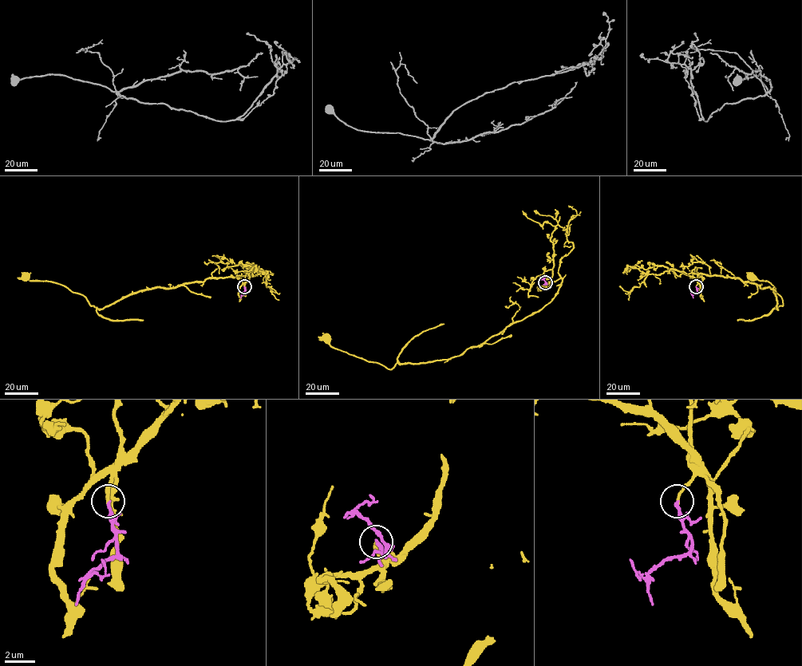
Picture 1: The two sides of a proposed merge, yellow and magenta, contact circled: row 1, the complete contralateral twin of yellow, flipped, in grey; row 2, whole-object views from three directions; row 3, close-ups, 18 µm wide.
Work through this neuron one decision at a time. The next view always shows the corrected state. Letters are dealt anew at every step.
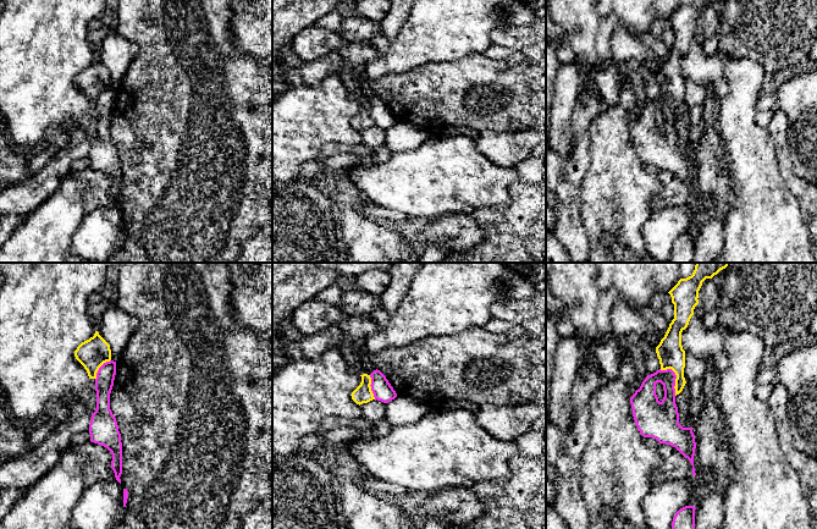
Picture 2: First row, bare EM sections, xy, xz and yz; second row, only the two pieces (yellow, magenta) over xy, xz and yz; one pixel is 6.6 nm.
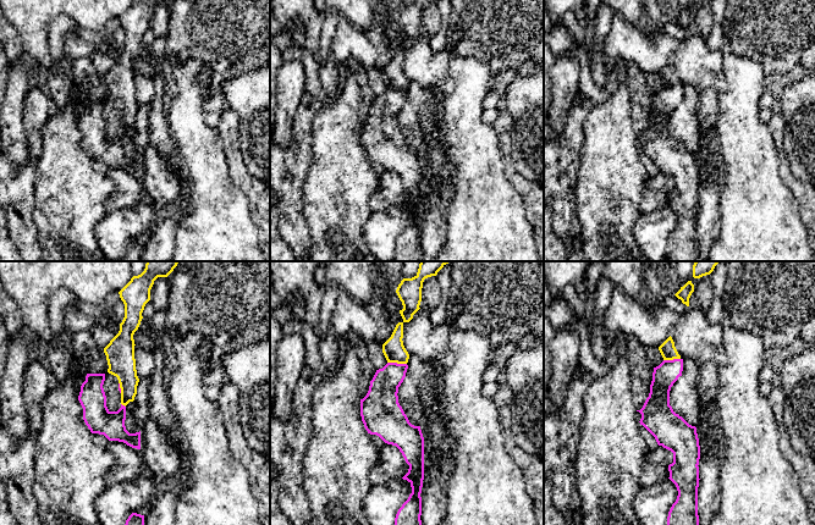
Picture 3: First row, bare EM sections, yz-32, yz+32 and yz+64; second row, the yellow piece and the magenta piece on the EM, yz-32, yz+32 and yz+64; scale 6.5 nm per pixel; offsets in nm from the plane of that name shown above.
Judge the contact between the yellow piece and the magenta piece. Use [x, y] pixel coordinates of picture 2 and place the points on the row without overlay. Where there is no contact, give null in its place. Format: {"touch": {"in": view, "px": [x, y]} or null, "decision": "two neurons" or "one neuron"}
{"touch": {"in": "yz", "px": [677, 103]}, "decision": "two neurons"}

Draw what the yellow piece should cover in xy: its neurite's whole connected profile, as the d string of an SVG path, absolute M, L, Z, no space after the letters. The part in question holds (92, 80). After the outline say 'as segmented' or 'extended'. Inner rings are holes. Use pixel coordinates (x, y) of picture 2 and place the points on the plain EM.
M95 57L93 64L77 73L74 83L87 97L89 105L96 105L99 94L111 87L110 71Z; as segmented

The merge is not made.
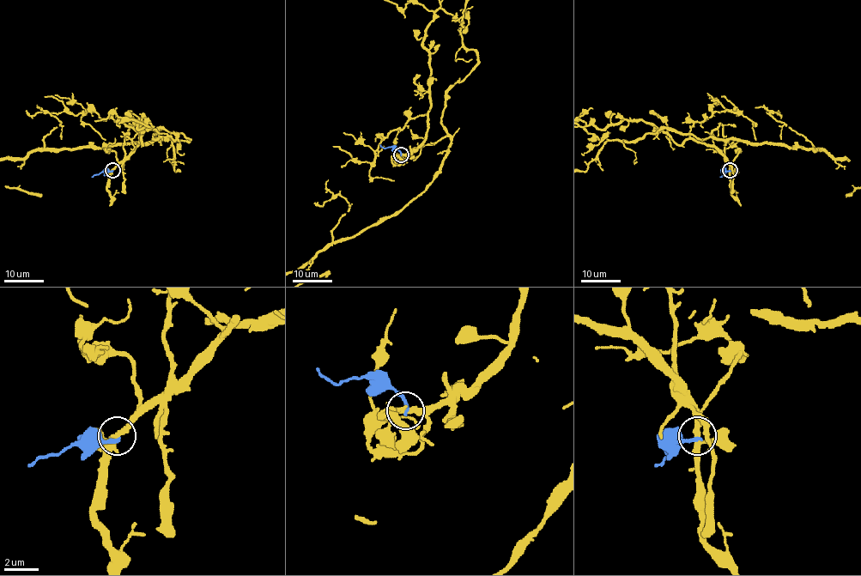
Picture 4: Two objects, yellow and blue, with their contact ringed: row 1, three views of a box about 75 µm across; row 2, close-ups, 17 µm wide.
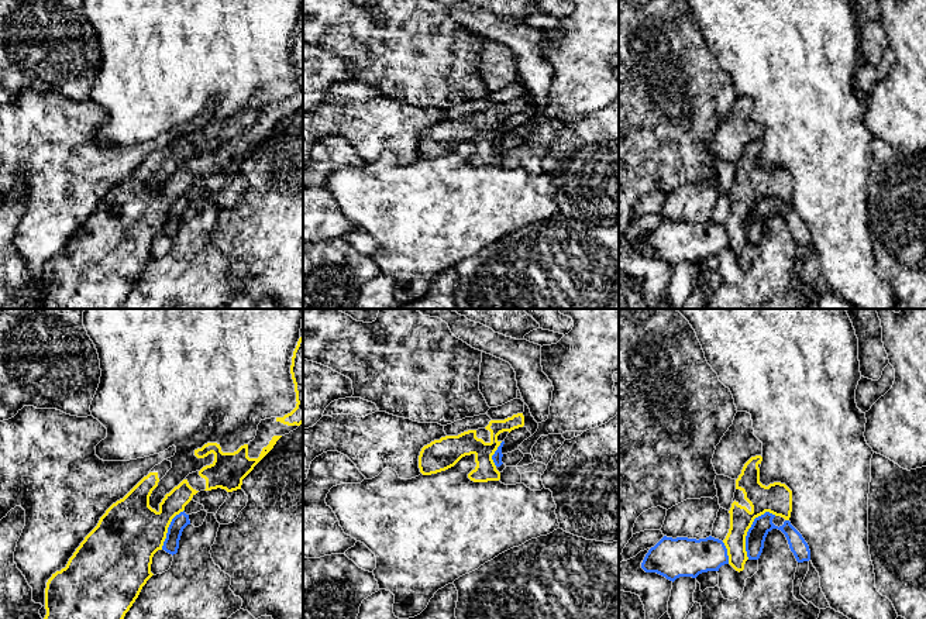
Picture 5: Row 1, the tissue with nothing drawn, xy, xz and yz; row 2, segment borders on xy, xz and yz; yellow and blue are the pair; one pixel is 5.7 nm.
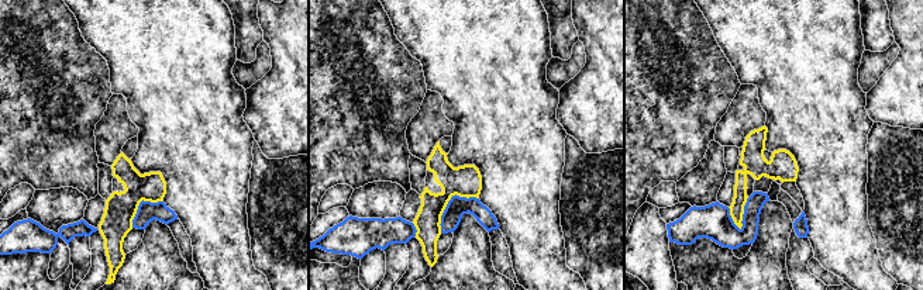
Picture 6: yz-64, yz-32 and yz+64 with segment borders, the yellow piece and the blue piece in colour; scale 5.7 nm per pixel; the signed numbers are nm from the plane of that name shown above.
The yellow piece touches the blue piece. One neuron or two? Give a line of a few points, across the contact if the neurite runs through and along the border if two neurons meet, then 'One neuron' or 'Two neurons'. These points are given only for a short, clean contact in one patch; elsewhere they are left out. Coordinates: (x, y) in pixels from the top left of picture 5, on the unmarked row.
Line: yz (774, 198), (764, 196), (754, 203), (746, 220), (747, 243). Two neurons

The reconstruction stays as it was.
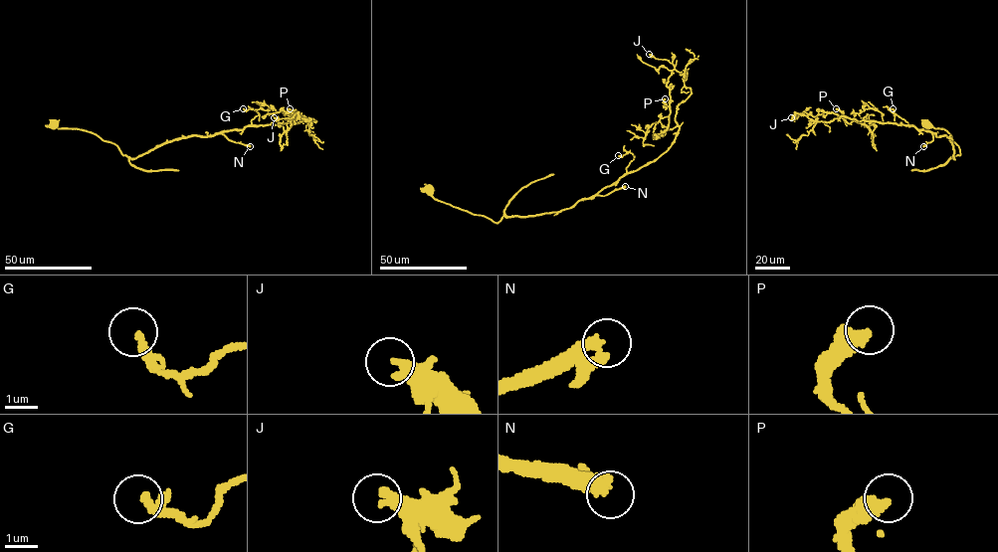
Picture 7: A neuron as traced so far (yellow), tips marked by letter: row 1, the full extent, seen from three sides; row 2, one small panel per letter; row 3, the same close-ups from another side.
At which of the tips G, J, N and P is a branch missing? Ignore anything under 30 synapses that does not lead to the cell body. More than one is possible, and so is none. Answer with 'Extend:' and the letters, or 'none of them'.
Extend: N

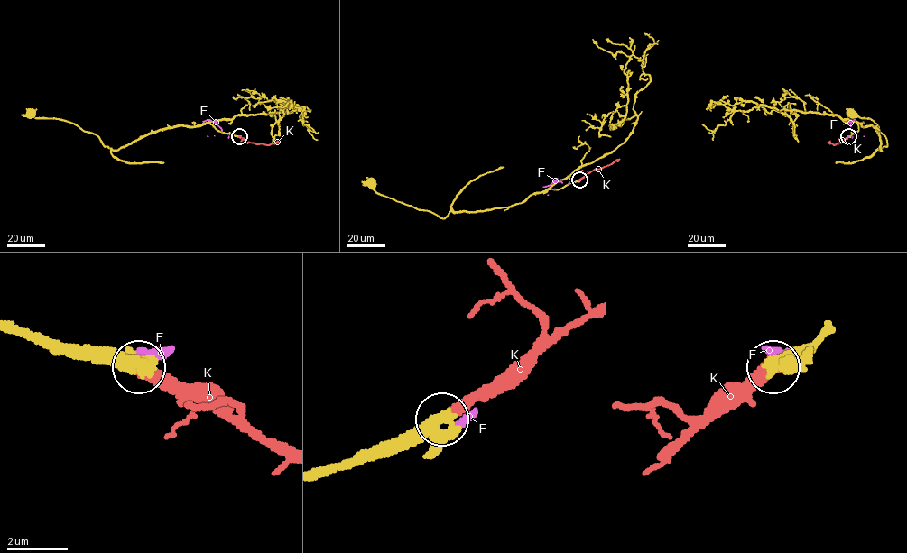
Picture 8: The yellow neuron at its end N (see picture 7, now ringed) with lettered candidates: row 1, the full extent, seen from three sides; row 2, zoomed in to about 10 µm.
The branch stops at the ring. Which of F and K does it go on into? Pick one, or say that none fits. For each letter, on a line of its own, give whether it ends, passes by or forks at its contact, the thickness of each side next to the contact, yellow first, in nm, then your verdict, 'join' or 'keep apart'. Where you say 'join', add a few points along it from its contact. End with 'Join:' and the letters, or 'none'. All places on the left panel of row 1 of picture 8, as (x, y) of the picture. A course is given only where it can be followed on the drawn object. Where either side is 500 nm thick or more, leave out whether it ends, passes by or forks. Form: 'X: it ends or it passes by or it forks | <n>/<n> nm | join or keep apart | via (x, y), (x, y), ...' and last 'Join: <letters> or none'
F: 700/320 nm | keep apart
K: it ends | 480/400 nm | join | via (239, 136), (255, 143), (279, 142)
Join: K

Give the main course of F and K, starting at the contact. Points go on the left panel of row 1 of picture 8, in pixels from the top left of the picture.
F: (239, 136), (228, 137), (213, 121), (202, 121)
K: (239, 136), (255, 143), (279, 142)

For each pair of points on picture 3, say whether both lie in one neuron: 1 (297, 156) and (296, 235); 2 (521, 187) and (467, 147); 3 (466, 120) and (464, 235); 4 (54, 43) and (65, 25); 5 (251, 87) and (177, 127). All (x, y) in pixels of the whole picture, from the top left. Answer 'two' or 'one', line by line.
1: one
2: two
3: one
4: one
5: two

